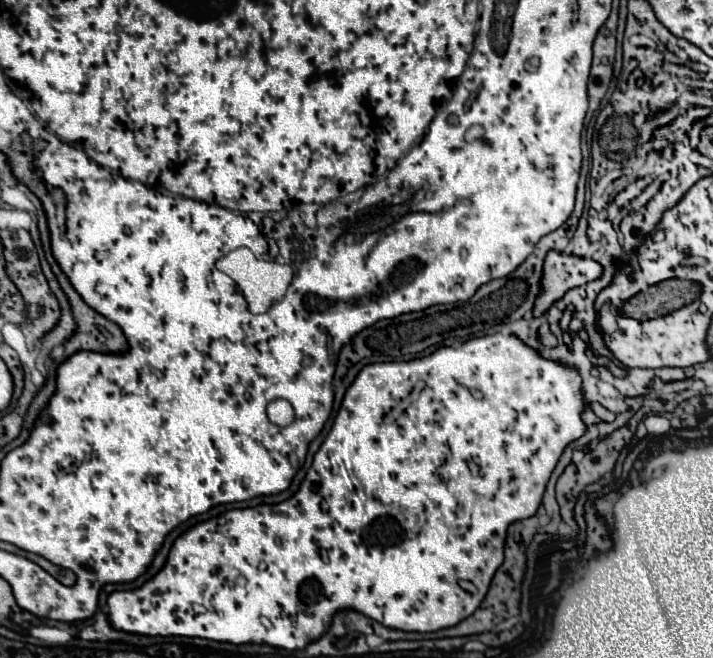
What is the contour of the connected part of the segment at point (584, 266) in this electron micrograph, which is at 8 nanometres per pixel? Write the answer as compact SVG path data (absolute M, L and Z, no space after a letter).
M560 252L546 254L542 268L542 294L534 302L534 316L542 316L556 304L568 290L588 284L602 274L602 266L590 258L562 256Z

